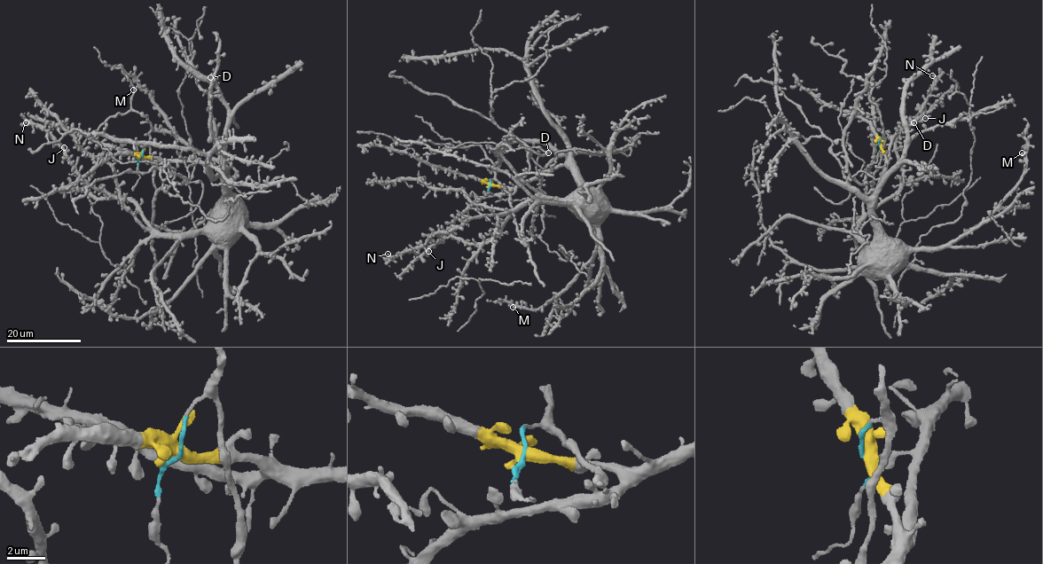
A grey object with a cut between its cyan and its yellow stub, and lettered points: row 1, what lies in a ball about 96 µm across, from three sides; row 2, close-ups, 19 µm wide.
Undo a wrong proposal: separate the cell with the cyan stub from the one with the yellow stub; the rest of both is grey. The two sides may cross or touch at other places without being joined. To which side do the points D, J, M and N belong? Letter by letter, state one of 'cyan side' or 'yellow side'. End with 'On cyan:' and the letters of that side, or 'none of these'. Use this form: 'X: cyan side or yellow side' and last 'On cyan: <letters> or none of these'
D: yellow side
J: yellow side
M: yellow side
N: yellow side
On cyan: none of these

